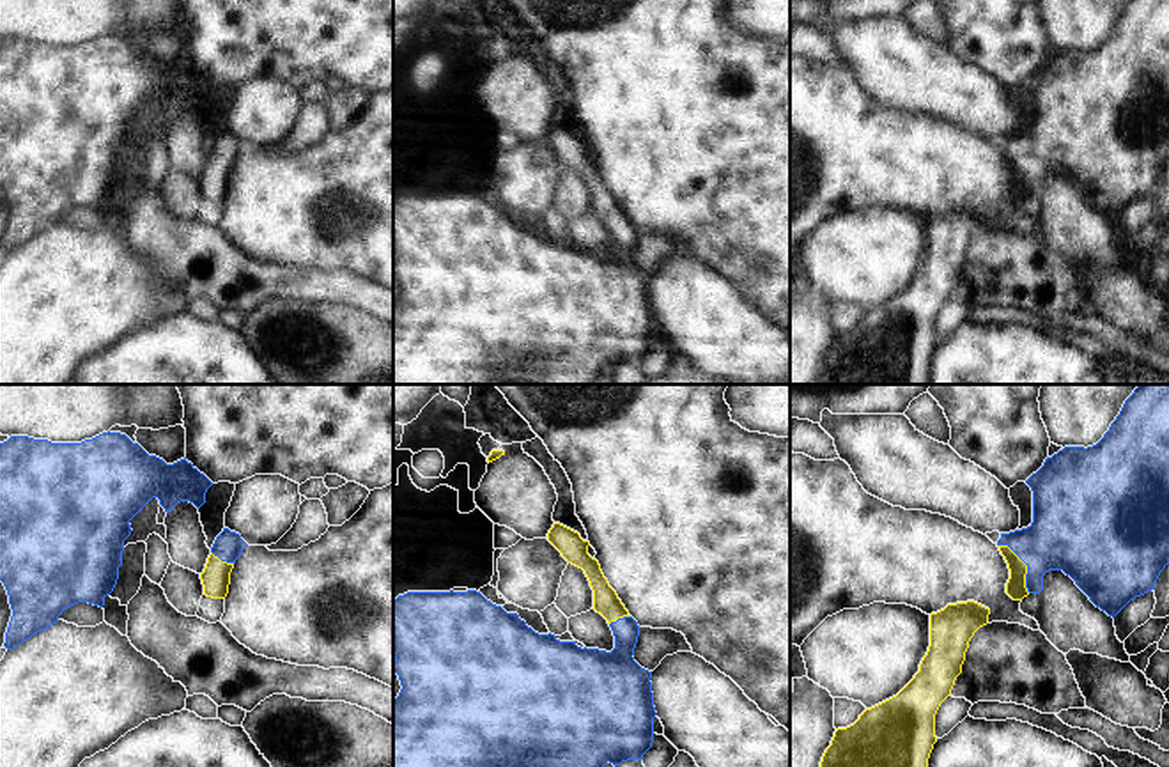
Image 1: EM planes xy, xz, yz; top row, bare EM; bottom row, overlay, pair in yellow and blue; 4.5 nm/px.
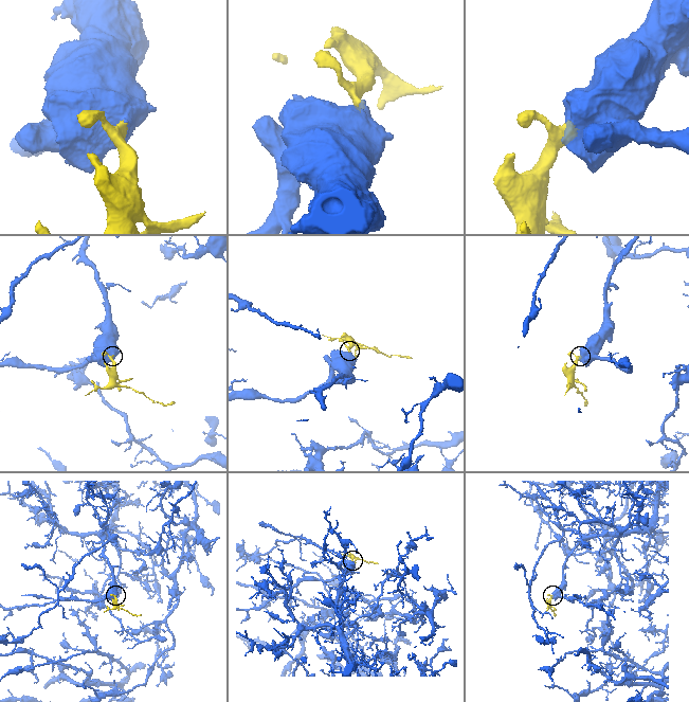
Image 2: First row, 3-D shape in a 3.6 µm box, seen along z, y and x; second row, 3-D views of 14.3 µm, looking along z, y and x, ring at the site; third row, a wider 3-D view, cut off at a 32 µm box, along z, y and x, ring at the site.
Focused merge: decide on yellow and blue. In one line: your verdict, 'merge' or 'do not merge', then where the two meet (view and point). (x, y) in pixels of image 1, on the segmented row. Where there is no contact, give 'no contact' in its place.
merge | yz (1026, 565)

